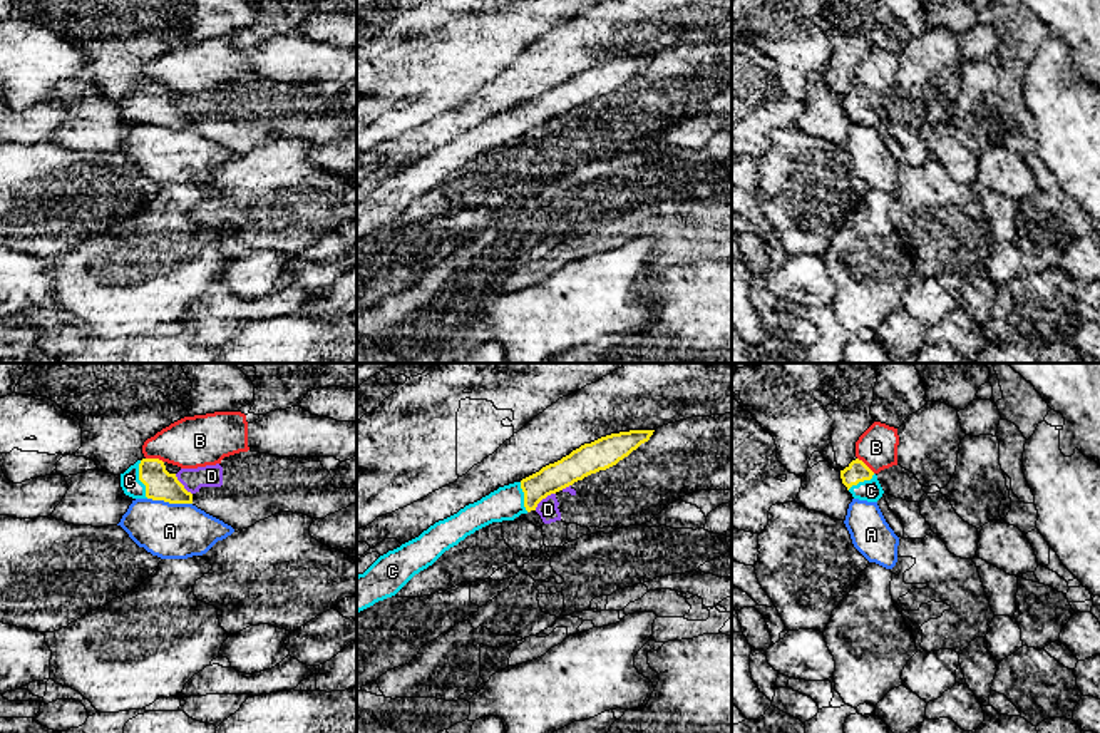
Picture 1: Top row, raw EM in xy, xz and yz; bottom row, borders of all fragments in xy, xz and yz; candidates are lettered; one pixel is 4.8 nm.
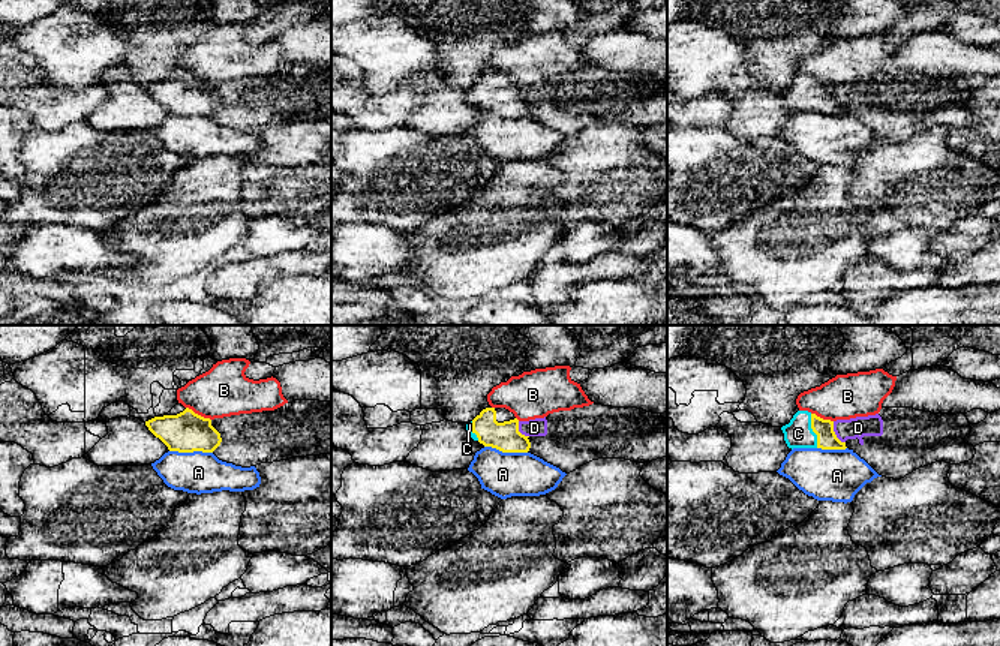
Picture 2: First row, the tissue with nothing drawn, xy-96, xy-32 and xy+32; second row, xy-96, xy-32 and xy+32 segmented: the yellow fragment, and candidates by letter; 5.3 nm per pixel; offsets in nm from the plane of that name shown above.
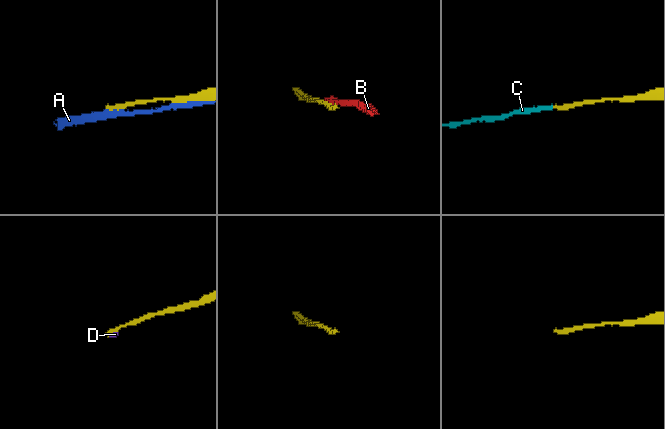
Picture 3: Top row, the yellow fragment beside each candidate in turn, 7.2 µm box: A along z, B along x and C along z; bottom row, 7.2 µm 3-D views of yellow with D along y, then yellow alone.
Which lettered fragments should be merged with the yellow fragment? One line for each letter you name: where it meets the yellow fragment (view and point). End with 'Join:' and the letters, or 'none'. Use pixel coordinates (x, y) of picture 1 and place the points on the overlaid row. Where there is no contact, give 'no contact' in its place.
C: contact xy (139, 479)
Join: C

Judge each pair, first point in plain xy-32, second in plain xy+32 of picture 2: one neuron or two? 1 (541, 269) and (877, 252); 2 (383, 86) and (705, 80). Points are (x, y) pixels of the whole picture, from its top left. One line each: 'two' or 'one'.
1: two
2: one

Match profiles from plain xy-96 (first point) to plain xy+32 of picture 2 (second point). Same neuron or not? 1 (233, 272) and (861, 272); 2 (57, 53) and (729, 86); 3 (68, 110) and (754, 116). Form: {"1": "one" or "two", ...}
{"1": "one", "2": "two", "3": "two"}

